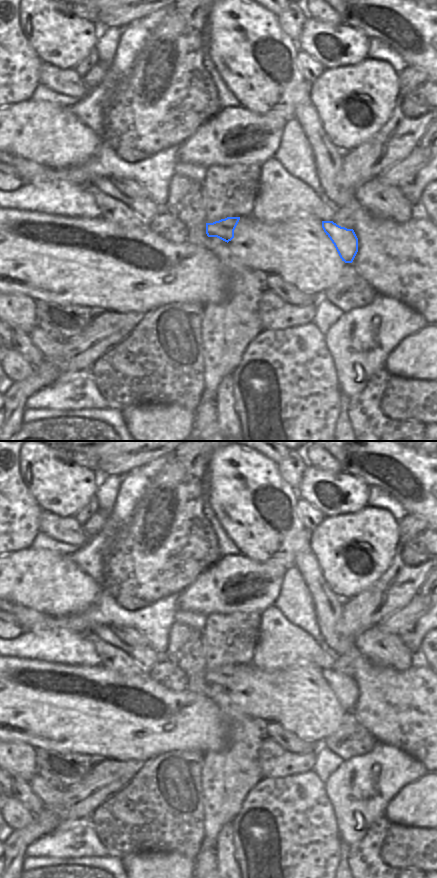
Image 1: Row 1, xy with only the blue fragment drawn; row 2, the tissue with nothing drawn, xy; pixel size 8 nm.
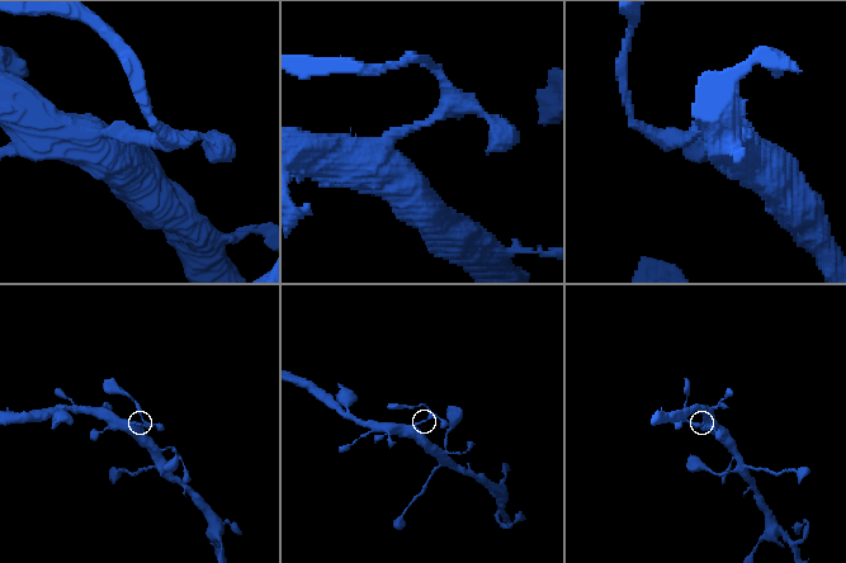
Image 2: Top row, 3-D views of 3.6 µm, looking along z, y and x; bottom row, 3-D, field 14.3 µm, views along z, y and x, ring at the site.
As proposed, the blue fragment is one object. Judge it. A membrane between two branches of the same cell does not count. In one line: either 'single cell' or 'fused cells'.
single cell

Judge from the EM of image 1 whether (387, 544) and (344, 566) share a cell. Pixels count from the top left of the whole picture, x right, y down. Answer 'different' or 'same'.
same

